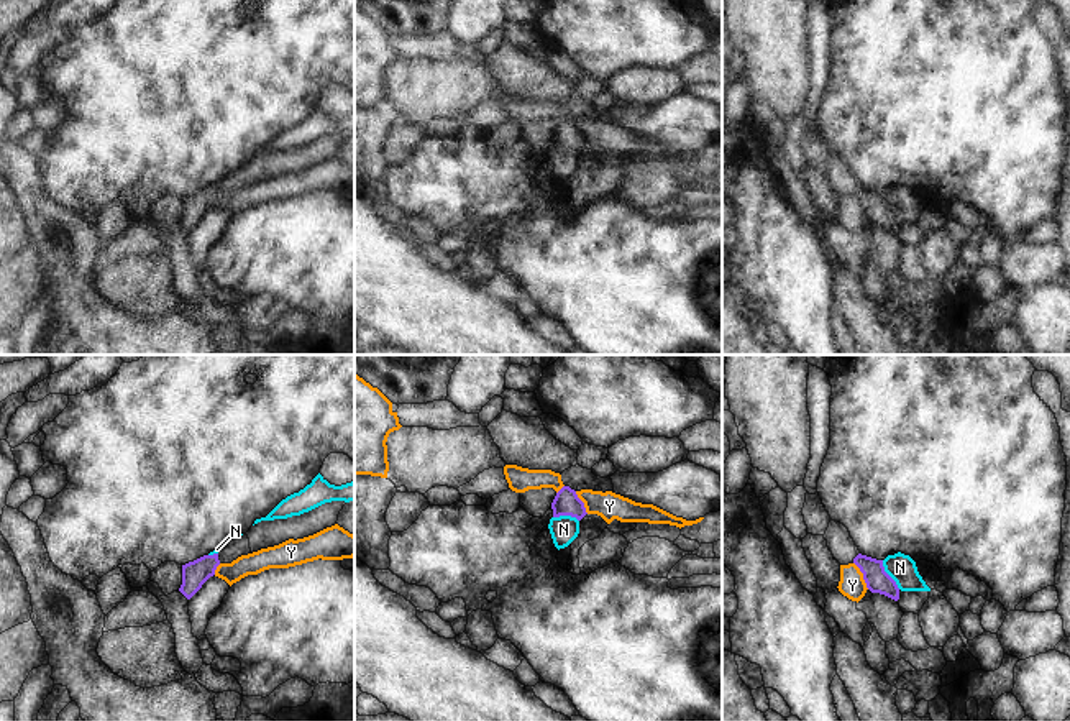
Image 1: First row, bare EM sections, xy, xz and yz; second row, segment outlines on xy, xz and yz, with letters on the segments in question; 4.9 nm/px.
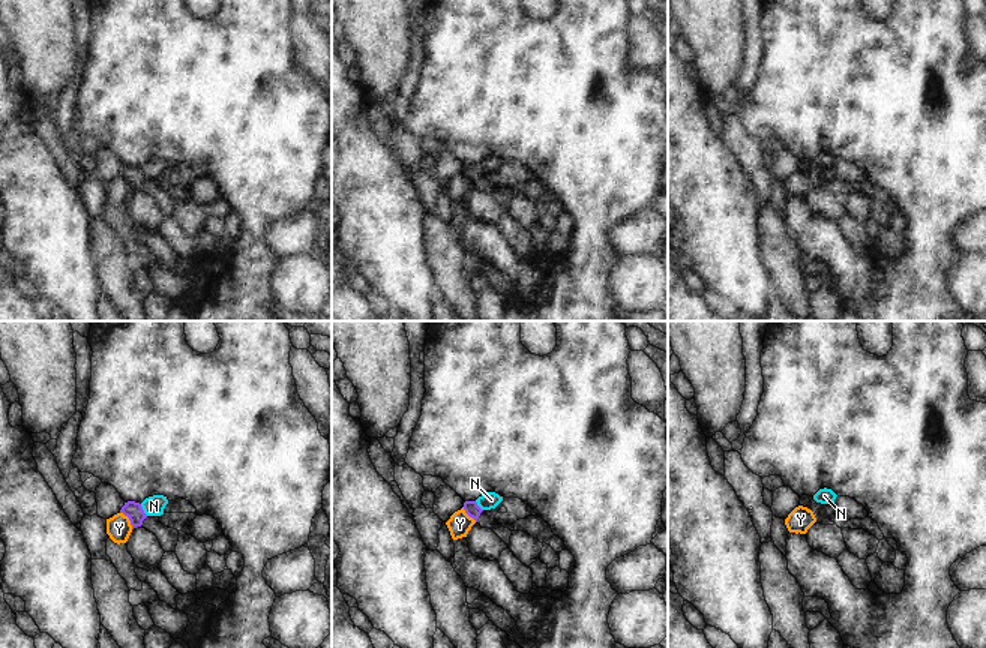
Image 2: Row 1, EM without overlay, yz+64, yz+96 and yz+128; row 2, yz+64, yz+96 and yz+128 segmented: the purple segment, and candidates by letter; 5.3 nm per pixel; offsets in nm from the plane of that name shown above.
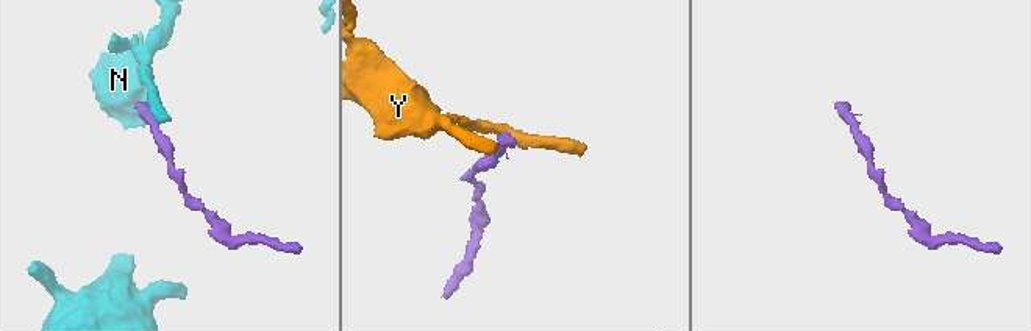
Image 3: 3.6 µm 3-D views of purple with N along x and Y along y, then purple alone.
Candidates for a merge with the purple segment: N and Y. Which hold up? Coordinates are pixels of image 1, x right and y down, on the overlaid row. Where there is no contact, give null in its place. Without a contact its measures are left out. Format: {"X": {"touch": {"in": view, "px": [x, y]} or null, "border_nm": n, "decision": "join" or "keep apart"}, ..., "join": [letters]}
{"N": {"touch": {"in": "yz", "px": [888, 575]}, "border_nm": 170, "decision": "join"}, "Y": {"touch": {"in": "yz", "px": [864, 575]}, "border_nm": 150, "decision": "keep apart"}, "join": ["N"]}

